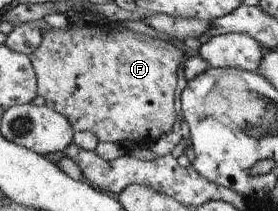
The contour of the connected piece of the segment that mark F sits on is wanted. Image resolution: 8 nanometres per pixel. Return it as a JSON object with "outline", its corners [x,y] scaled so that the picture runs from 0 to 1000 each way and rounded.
{"outline":[[[252,100],[230,137],[187,133],[147,166],[144,213],[104,261],[129,370],[133,450],[158,464],[162,502],[191,517],[245,569],[266,626],[327,621],[353,673],[421,678],[432,697],[468,711],[482,687],[543,687],[568,654],[612,621],[626,583],[626,412],[633,412],[633,327],[665,280],[655,237],[612,194],[543,175],[514,152],[478,142],[414,142],[388,118],[338,114],[309,133],[273,133]]]}

